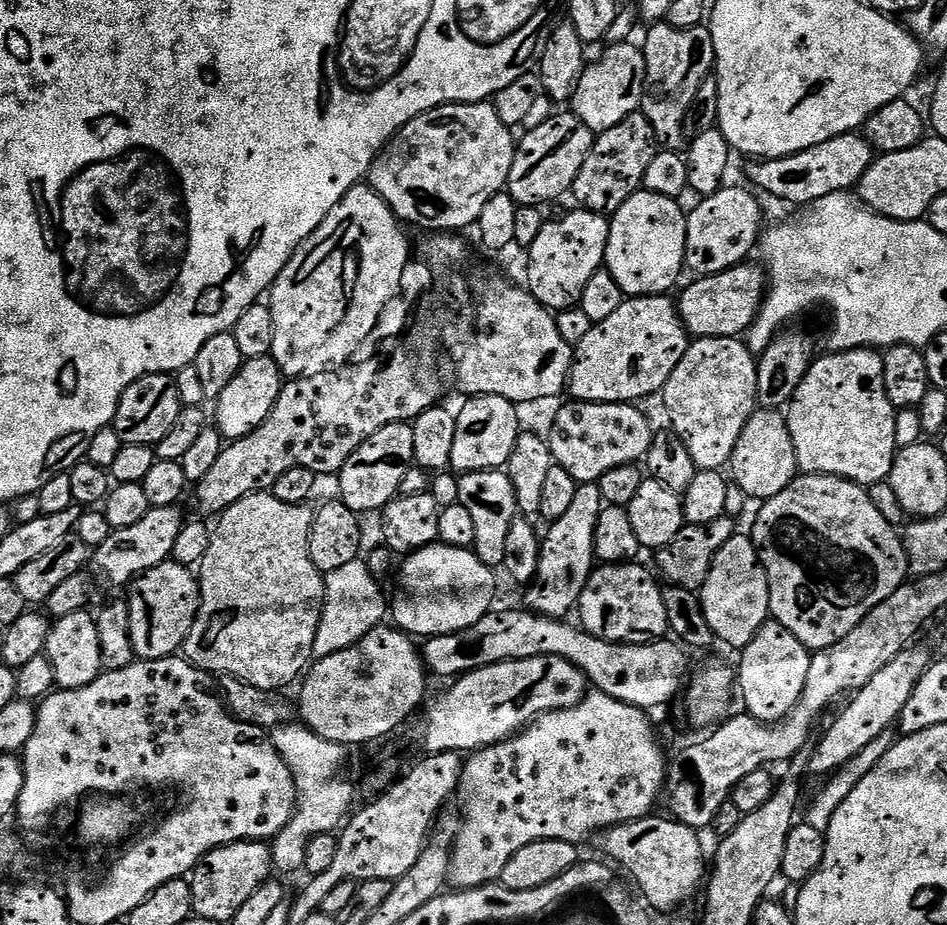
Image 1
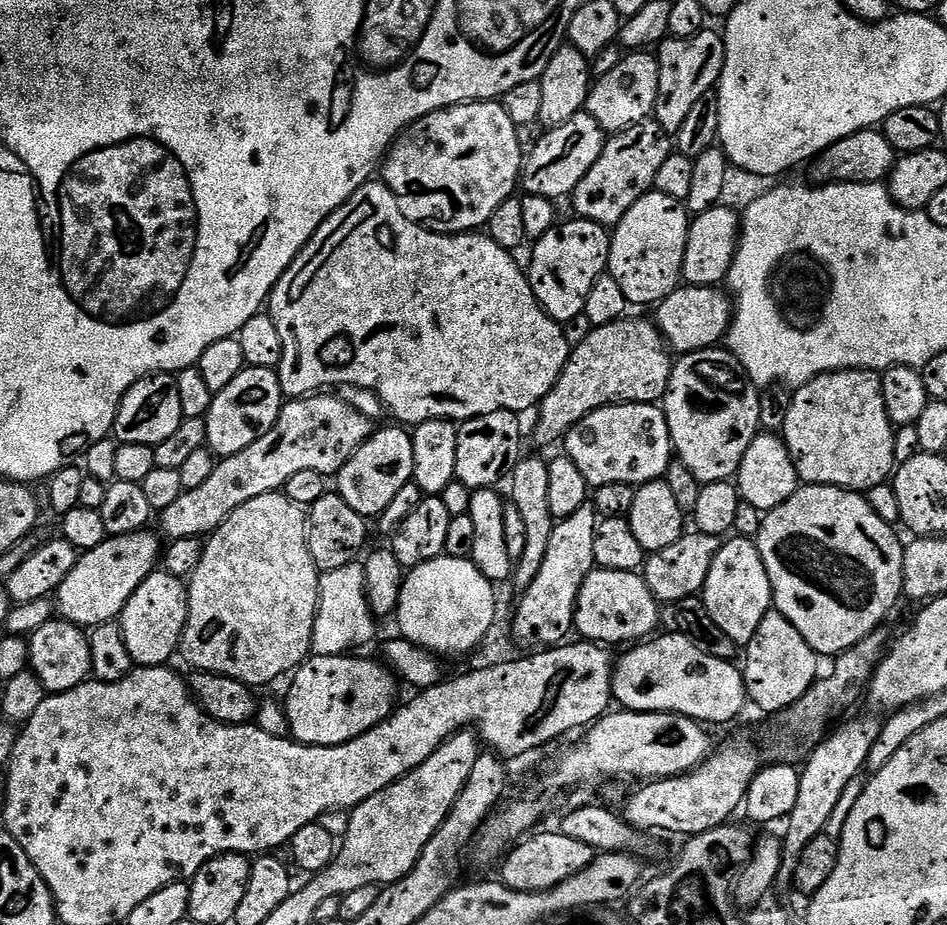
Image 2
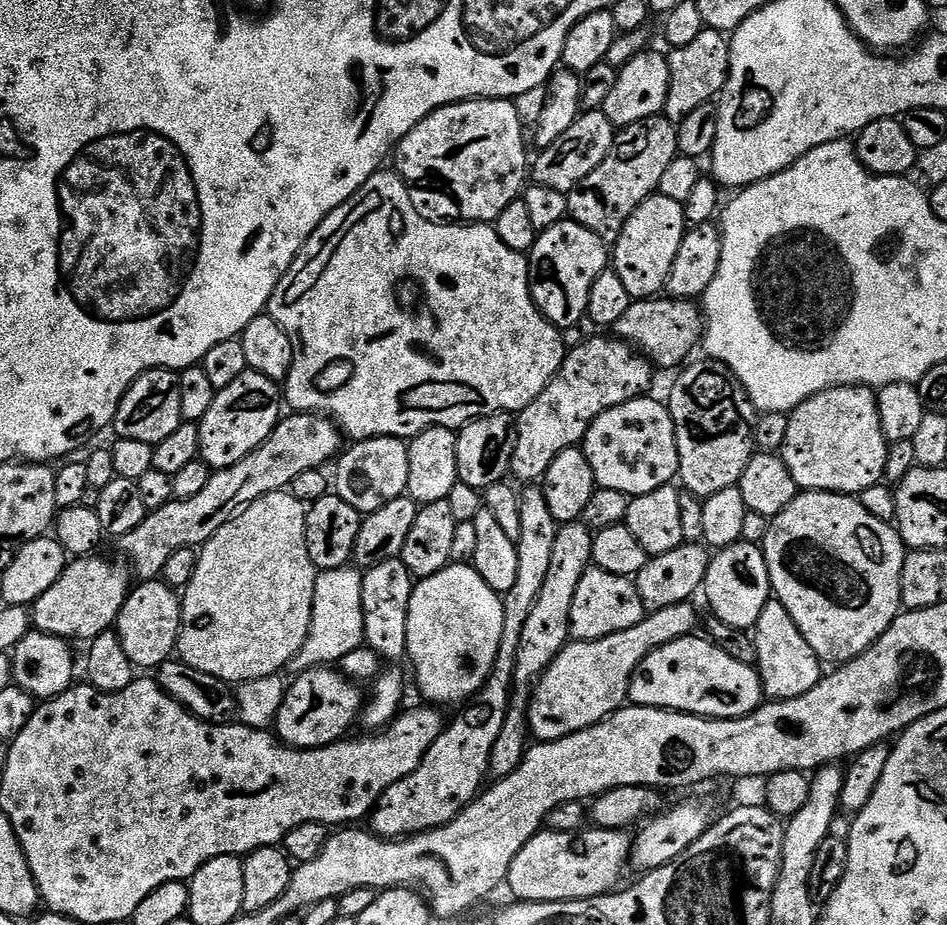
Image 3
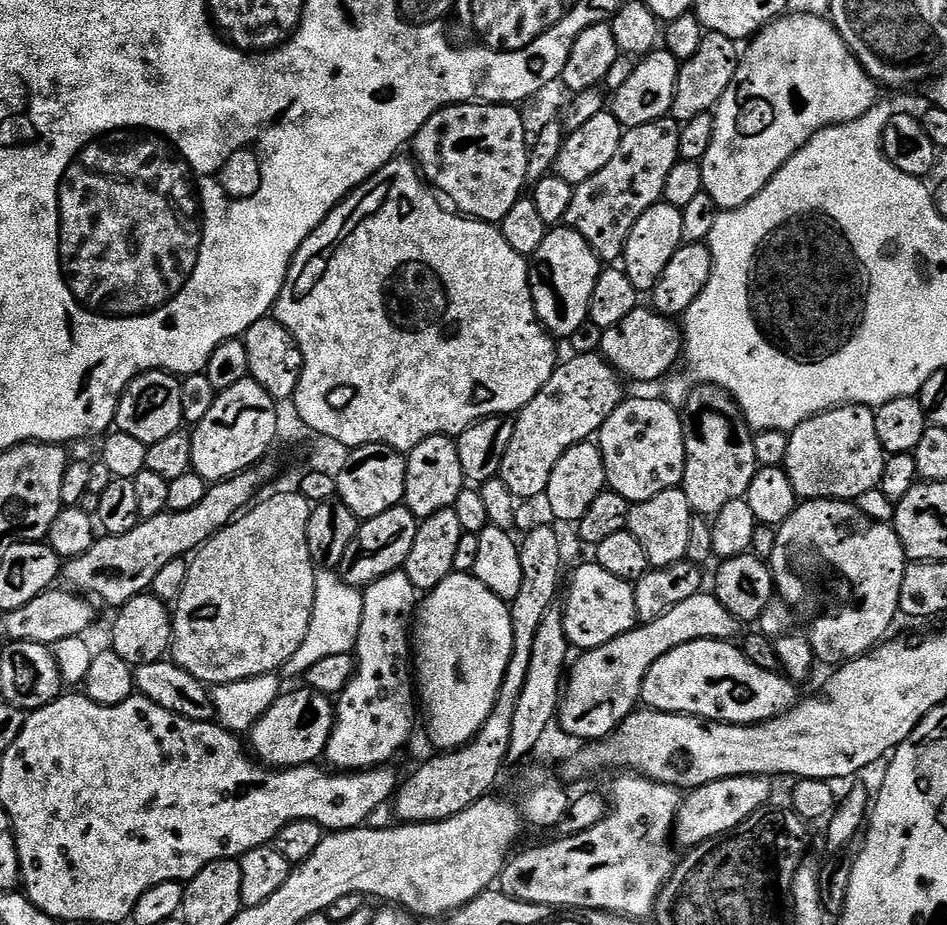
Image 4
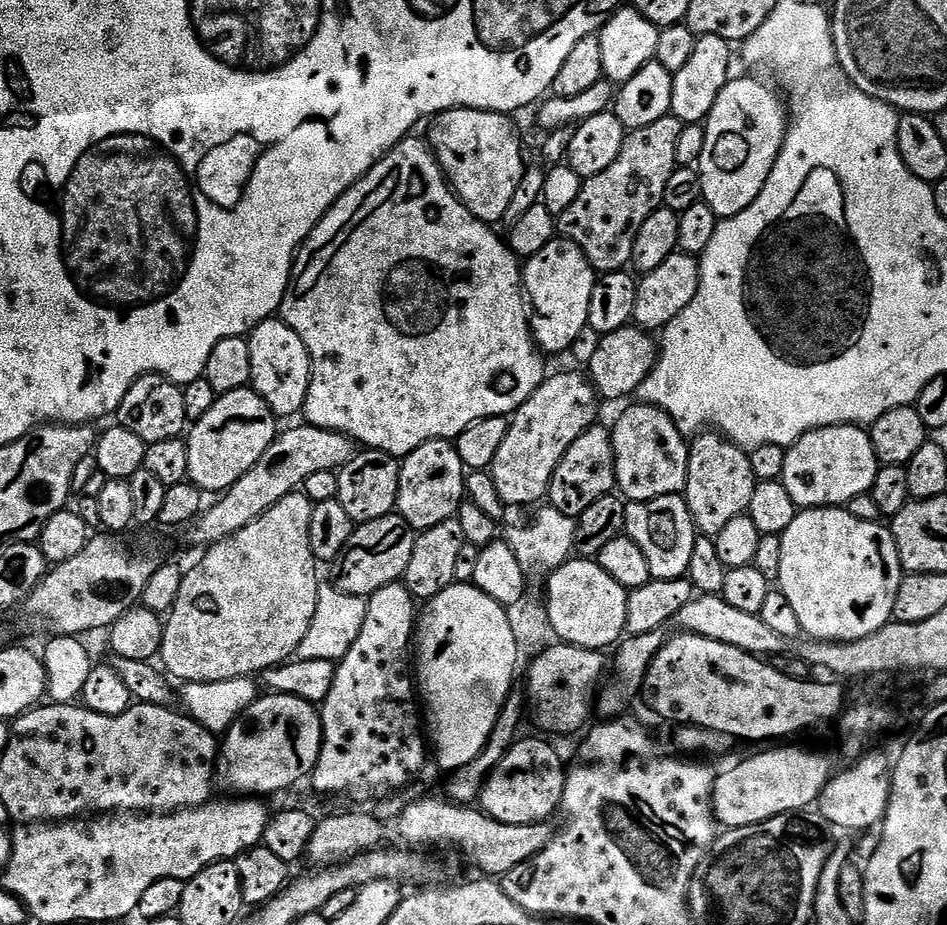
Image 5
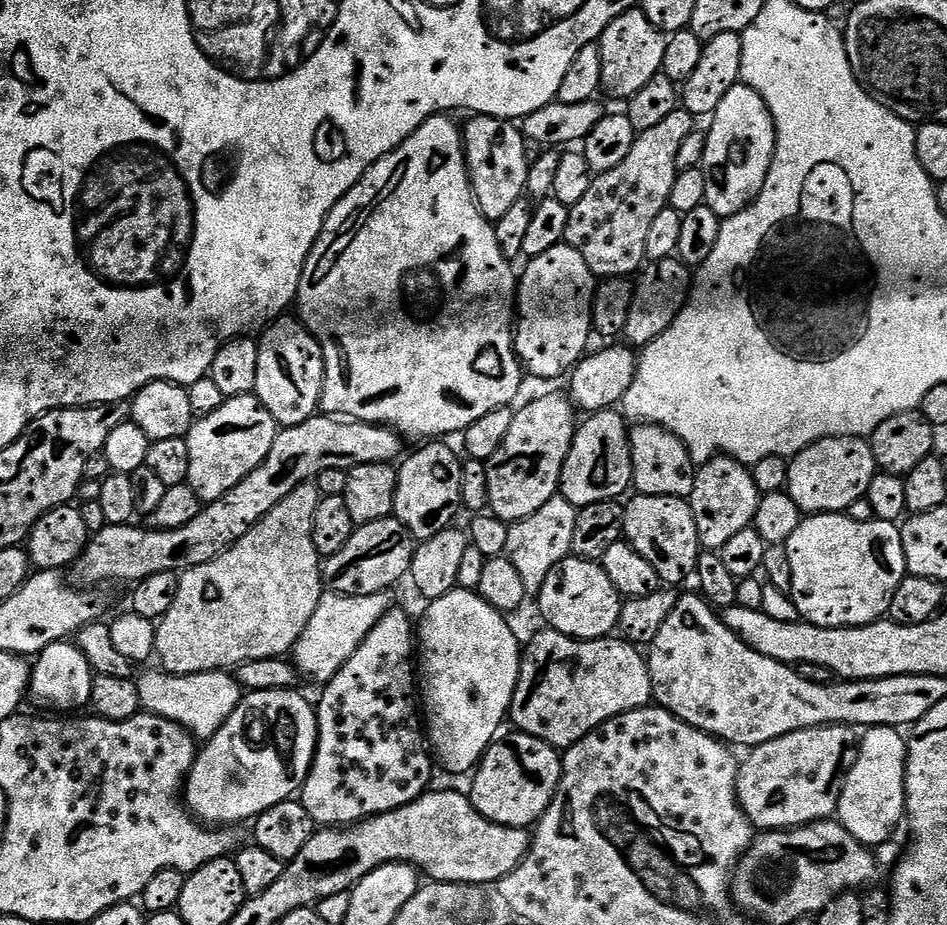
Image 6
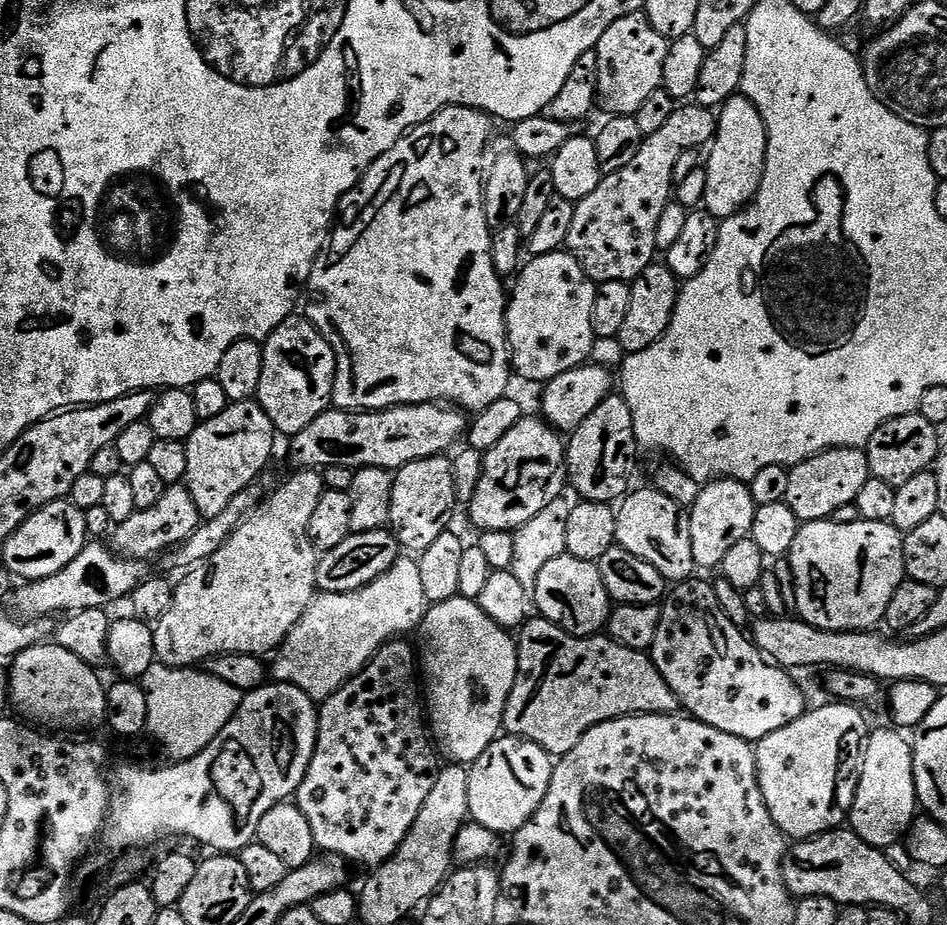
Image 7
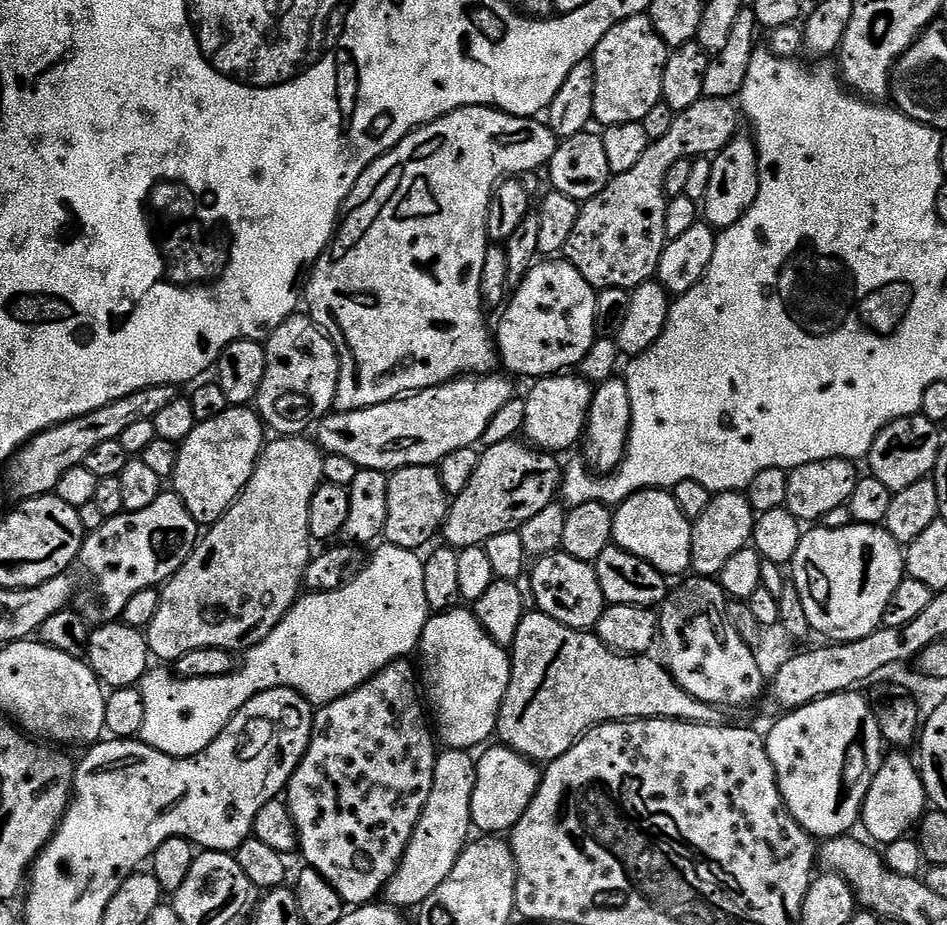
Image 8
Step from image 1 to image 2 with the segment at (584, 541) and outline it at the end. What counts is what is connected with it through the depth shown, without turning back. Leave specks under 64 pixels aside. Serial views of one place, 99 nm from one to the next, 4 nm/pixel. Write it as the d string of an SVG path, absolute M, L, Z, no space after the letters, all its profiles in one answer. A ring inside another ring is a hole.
M585 506L574 510L570 518L559 521L550 534L550 546L546 559L538 569L538 578L523 589L516 617L512 620L512 636L524 650L543 650L555 648L573 635L576 618L576 603L582 590L582 582L596 568L594 558L594 534L598 523L595 508Z

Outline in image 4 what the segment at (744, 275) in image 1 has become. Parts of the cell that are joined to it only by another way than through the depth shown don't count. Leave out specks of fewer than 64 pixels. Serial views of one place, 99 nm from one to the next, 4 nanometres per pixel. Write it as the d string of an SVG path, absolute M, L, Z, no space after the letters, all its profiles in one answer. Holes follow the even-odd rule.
M637 306L630 310L630 314L626 314L626 318L622 318L622 322L604 329L599 355L625 381L637 380L640 384L652 384L660 379L663 381L676 360L678 364L681 359L682 332L675 319L662 316L651 307Z

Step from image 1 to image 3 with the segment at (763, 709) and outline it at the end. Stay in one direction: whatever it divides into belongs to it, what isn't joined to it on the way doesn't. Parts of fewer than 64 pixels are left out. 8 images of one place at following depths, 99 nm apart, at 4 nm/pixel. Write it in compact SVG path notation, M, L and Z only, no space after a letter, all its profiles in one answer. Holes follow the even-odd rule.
M769 599L759 615L753 640L758 650L757 669L763 682L765 695L772 700L800 697L812 689L824 676L824 666L814 648L803 638L797 624L780 600Z

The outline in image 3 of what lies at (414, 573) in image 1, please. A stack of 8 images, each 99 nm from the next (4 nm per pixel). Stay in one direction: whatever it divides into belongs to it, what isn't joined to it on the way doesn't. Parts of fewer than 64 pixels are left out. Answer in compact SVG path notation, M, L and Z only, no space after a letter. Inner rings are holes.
M449 564L438 574L419 581L410 594L410 614L406 622L407 655L412 656L412 668L420 683L420 692L432 706L440 704L460 704L471 701L492 673L498 658L498 646L502 646L502 606L501 593L486 583L478 575L475 567L468 564Z

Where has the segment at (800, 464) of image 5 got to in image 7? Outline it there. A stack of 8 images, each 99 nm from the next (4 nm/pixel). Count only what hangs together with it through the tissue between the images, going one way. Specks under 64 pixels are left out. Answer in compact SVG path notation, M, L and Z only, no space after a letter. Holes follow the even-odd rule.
M831 448L811 456L790 468L790 486L786 489L786 502L801 522L827 520L836 510L855 504L862 486L869 478L868 453L864 448Z

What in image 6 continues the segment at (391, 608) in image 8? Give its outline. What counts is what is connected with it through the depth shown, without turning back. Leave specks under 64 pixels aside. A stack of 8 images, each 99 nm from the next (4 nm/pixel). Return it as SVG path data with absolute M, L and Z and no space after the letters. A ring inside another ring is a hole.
M388 592L366 594L365 596L337 596L325 594L318 602L318 610L314 610L314 618L302 630L302 638L298 638L295 648L290 656L296 666L296 671L301 677L309 676L317 680L320 686L328 683L346 666L346 662L362 646L366 634L374 630L376 623L387 614L390 607ZM163 670L155 671L137 679L141 707L156 716L182 725L200 740L212 737L225 724L242 699L240 685L227 671L186 676L176 676Z

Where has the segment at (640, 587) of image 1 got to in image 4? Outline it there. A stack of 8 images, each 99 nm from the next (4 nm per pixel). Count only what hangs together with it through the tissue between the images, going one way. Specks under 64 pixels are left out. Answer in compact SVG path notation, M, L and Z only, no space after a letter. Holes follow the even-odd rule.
M594 562L584 564L572 576L572 581L567 581L566 595L563 597L564 629L569 645L576 650L597 648L630 629L636 627L636 603L634 602L634 587L629 581L614 578L602 570Z

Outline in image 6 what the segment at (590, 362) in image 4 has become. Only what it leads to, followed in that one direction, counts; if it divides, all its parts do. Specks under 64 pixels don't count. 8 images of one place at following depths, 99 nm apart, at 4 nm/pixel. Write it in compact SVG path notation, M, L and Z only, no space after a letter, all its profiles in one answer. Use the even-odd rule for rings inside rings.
M567 395L540 396L525 408L515 409L502 446L486 462L491 515L509 522L528 519L559 493L562 466L578 427L576 416L577 409Z

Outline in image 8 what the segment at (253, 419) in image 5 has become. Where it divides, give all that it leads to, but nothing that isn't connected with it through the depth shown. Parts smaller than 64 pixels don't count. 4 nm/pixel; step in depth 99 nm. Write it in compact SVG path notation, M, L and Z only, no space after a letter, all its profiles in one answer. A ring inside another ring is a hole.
M229 406L218 418L197 424L179 445L178 466L170 478L171 491L190 510L197 524L217 524L242 494L256 469L266 443L266 425L252 406Z

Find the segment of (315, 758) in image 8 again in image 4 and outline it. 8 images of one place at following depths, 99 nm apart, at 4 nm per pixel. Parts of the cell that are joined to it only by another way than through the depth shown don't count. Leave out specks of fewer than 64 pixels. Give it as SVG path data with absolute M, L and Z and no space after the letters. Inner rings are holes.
M404 571L391 572L378 578L363 589L362 626L354 655L356 673L348 685L340 691L334 704L332 733L328 739L326 760L333 769L359 772L365 768L377 768L392 762L403 750L416 728L418 716L418 692L414 687L414 652L410 647L410 633L414 628L414 617L418 612L418 593L416 587Z

